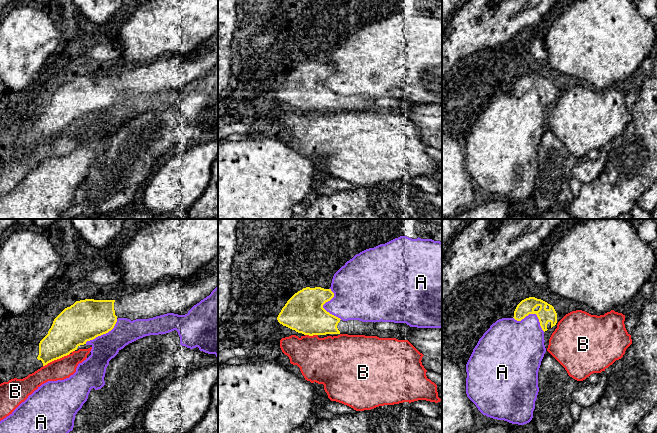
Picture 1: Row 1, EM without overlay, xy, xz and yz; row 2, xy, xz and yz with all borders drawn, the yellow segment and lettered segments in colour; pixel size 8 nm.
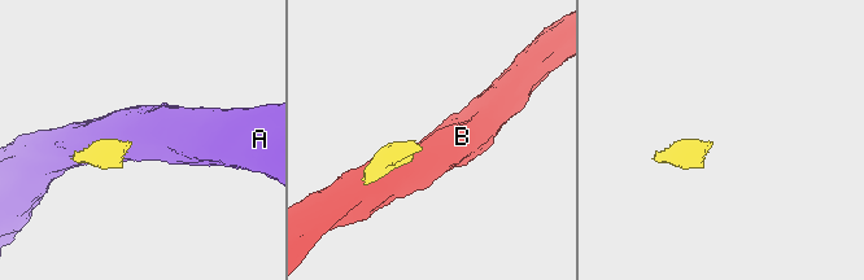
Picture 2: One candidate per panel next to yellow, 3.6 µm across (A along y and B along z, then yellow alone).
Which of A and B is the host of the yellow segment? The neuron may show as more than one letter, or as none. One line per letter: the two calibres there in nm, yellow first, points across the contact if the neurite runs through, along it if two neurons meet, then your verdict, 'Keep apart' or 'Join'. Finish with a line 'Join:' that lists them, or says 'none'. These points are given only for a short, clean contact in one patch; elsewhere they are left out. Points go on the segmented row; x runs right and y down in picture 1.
A: Thickness 320 nm (yellow) against 320 nm. Keep apart
B: Thickness 300 nm (yellow) against 170 nm. Keep apart
Join: none

